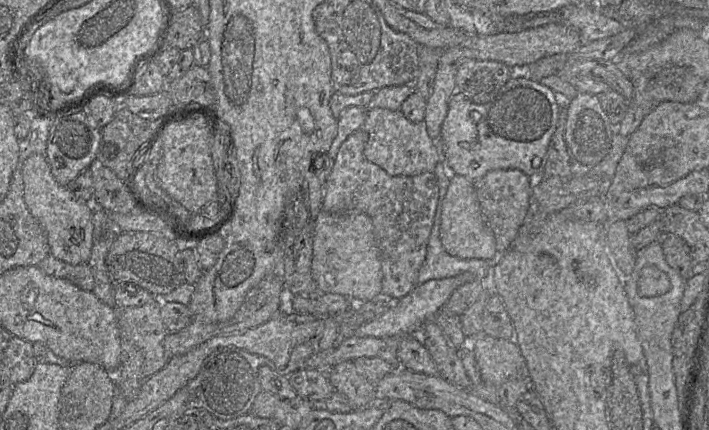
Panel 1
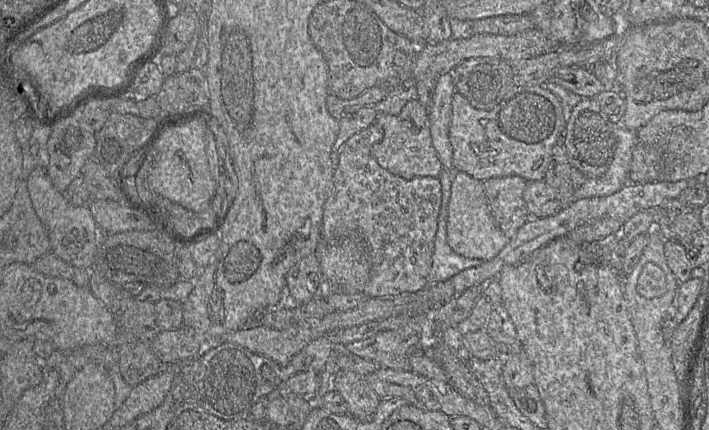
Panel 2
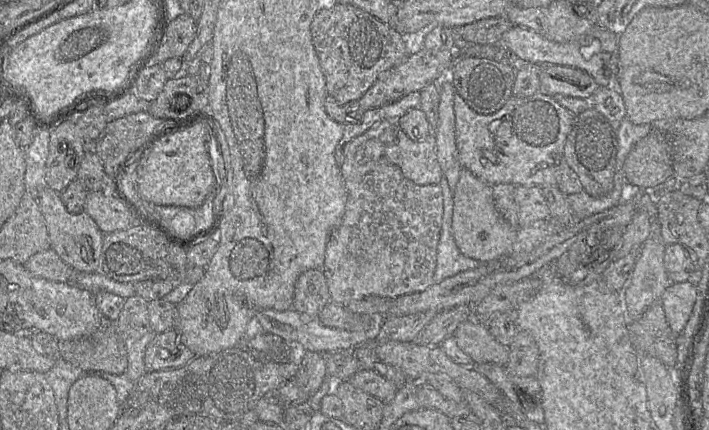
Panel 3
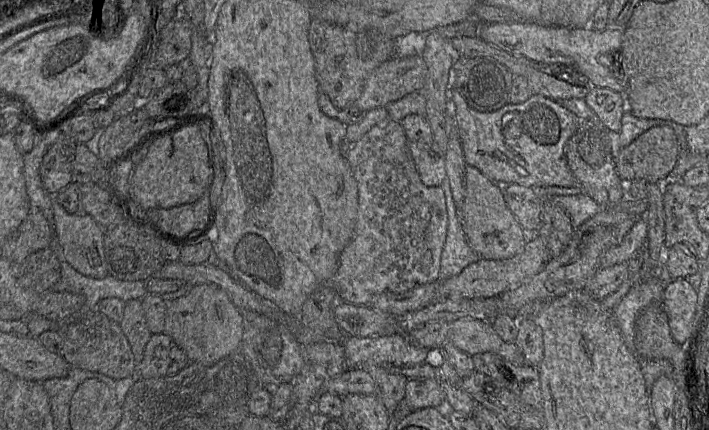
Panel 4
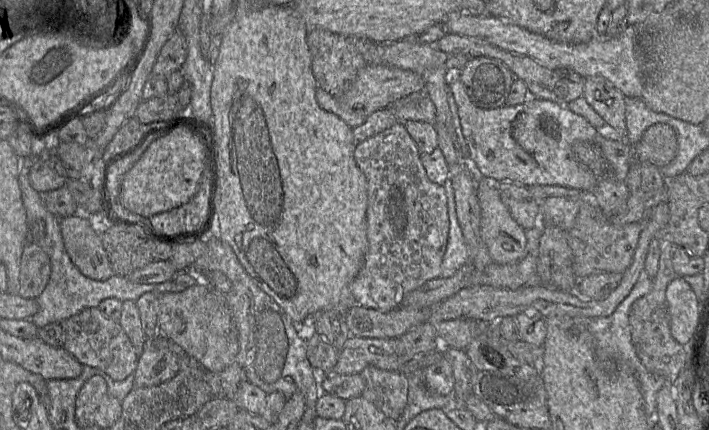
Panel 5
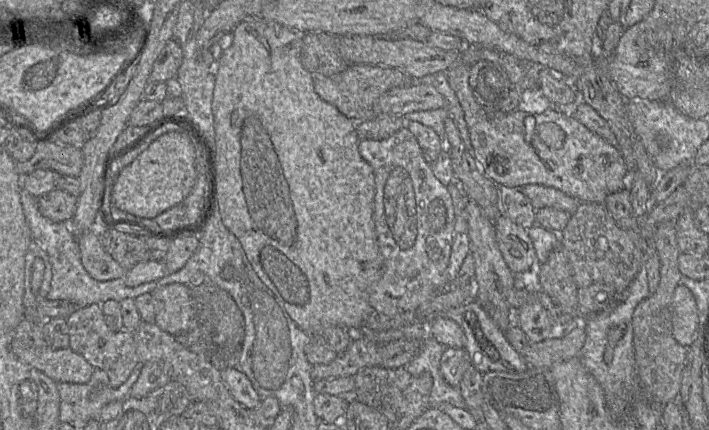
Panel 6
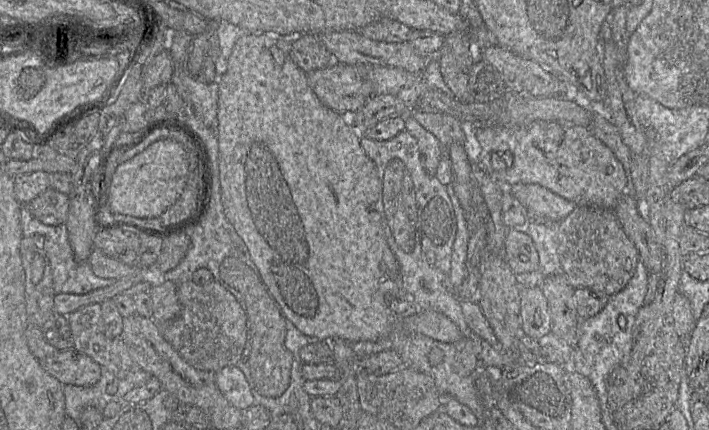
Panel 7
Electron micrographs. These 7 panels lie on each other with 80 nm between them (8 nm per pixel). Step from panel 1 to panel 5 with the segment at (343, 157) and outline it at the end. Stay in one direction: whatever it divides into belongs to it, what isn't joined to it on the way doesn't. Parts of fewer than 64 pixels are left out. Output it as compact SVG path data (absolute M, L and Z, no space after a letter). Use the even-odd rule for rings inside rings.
M397 122L391 128L358 143L354 158L367 179L368 249L349 291L356 305L390 312L399 308L404 297L411 291L440 277L450 226L447 196L443 185L433 183L427 177L418 147L402 122Z

